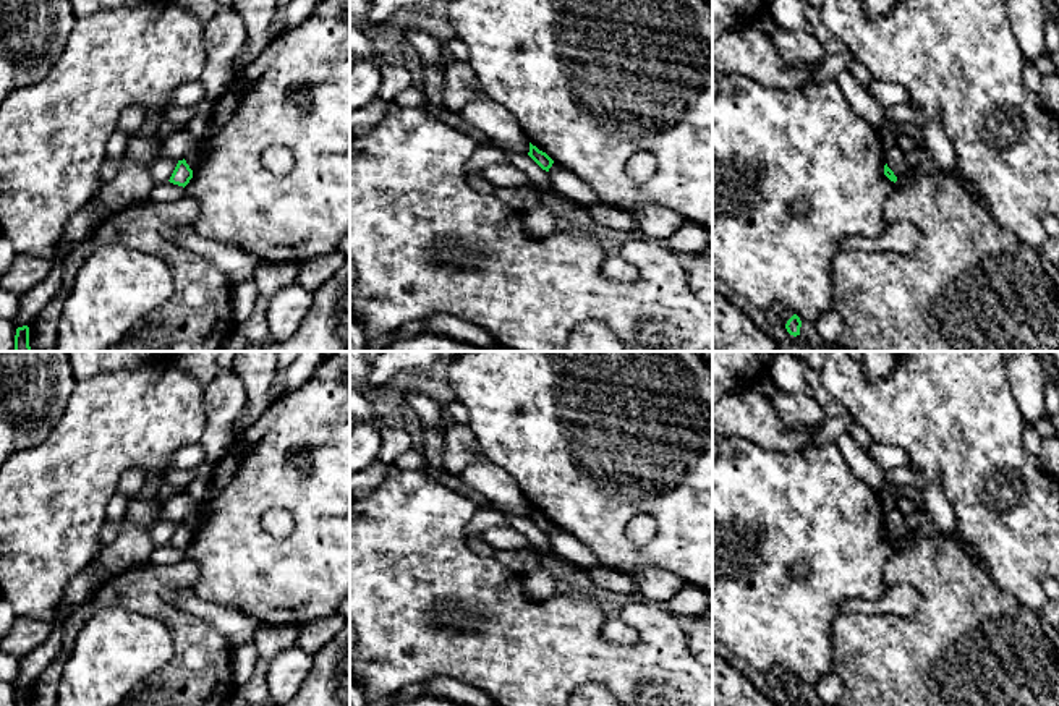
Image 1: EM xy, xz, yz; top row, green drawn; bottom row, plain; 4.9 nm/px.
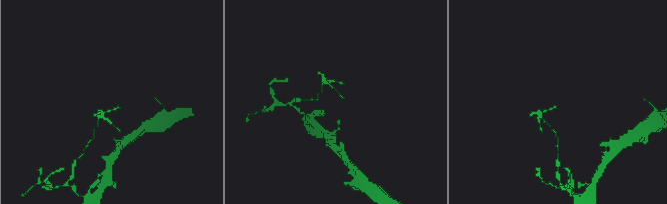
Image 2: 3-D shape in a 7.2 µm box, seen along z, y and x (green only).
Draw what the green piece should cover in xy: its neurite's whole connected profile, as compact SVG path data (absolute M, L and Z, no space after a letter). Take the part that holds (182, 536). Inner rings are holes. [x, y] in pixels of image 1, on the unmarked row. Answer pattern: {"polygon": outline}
{"polygon": "M183 521L183 523L178 523L168 544L185 551L191 541L193 541L193 533L189 531L186 523Z"}

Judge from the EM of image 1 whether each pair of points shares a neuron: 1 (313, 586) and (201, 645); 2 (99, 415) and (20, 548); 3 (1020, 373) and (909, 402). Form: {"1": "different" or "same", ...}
{"1": "different", "2": "same", "3": "different"}

